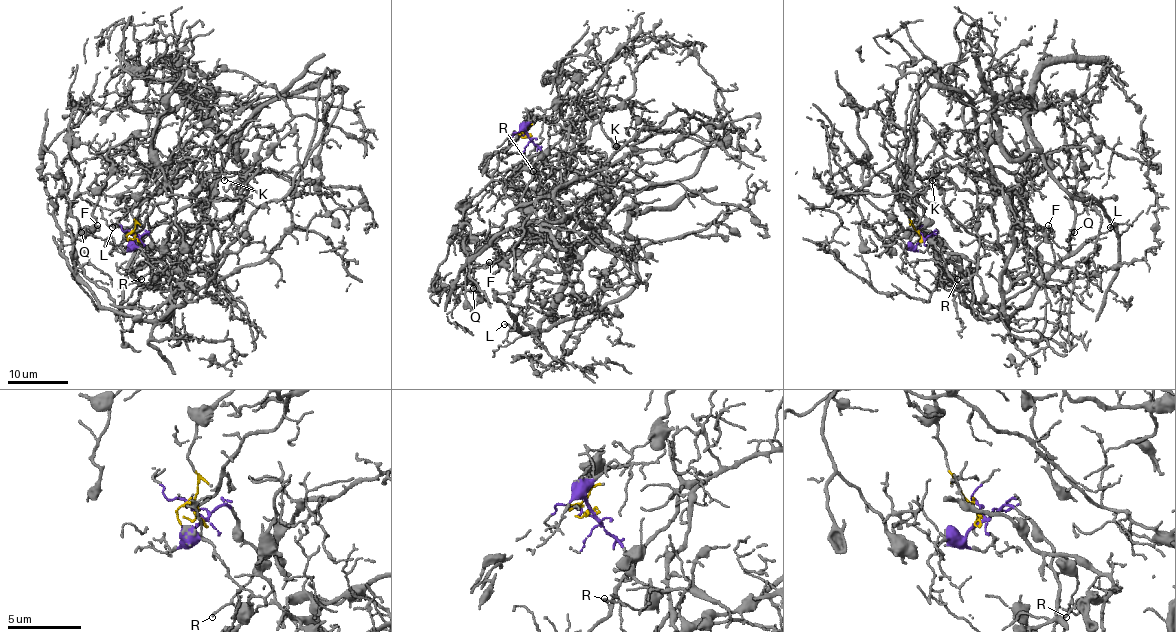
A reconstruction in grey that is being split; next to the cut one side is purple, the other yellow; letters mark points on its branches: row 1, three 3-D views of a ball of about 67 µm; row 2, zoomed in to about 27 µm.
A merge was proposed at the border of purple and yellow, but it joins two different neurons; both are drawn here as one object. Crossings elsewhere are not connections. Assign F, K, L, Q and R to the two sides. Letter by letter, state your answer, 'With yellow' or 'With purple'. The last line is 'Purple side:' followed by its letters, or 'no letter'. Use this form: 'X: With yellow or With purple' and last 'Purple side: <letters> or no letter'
F: With purple
K: With yellow
L: With yellow
Q: With purple
R: With purple
Purple side: F, Q, R

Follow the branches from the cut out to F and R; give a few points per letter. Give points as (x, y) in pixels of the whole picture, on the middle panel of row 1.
F: (527, 136), (566, 190), (512, 208), (477, 252), (467, 240), (483, 247), (474, 267), (489, 262)
R: (527, 136), (552, 166), (549, 175), (533, 171)

